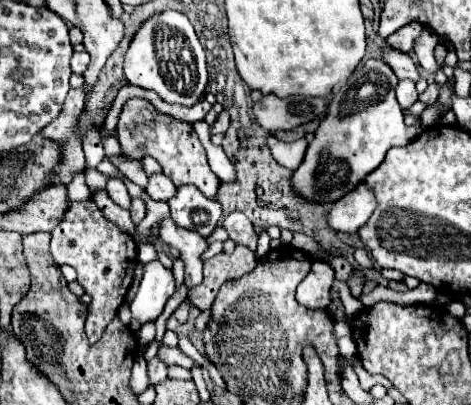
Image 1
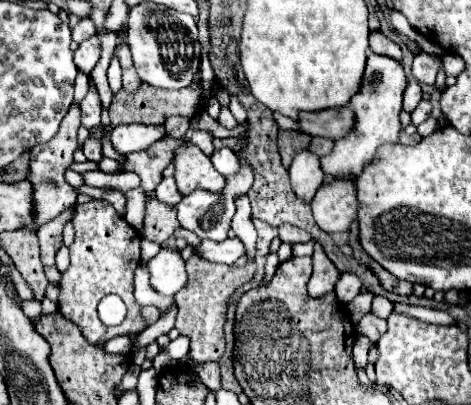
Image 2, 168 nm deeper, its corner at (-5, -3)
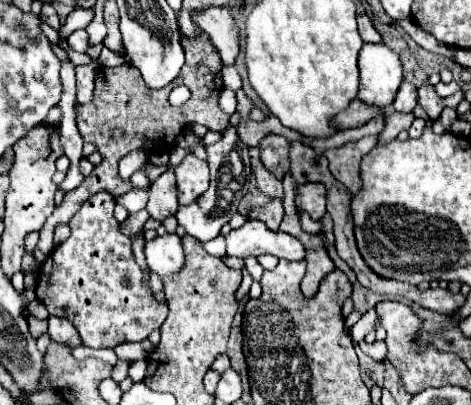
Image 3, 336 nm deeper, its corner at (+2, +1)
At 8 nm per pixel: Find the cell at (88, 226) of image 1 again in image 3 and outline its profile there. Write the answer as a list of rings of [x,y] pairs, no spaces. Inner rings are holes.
[[[99,192],[93,198],[85,200],[85,204],[75,212],[69,220],[71,236],[53,248],[53,252],[45,258],[37,274],[37,298],[45,304],[49,314],[67,318],[77,328],[81,340],[89,348],[115,348],[123,342],[141,342],[153,330],[159,330],[167,318],[167,304],[157,302],[151,288],[143,284],[143,270],[133,258],[131,240],[121,234],[119,222],[113,216],[115,200],[109,192]],[[123,276],[129,278],[129,286],[123,286]]]

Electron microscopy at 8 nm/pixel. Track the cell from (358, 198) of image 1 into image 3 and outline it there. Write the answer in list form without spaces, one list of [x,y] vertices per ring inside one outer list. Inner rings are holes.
[[[301,184],[295,190],[295,208],[307,212],[313,220],[321,220],[325,210],[325,186],[323,184]]]

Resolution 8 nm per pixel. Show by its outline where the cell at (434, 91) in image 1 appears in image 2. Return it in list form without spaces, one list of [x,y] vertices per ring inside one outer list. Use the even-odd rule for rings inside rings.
[[[422,100],[422,102],[416,106],[416,110],[412,112],[412,124],[418,126],[420,122],[424,122],[430,112],[432,112],[432,102],[430,102],[430,100]]]

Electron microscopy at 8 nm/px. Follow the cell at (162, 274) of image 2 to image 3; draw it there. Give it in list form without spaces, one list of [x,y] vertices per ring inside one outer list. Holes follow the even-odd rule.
[[[163,234],[151,242],[145,242],[145,256],[149,270],[161,278],[179,272],[185,264],[181,238],[177,234]]]

